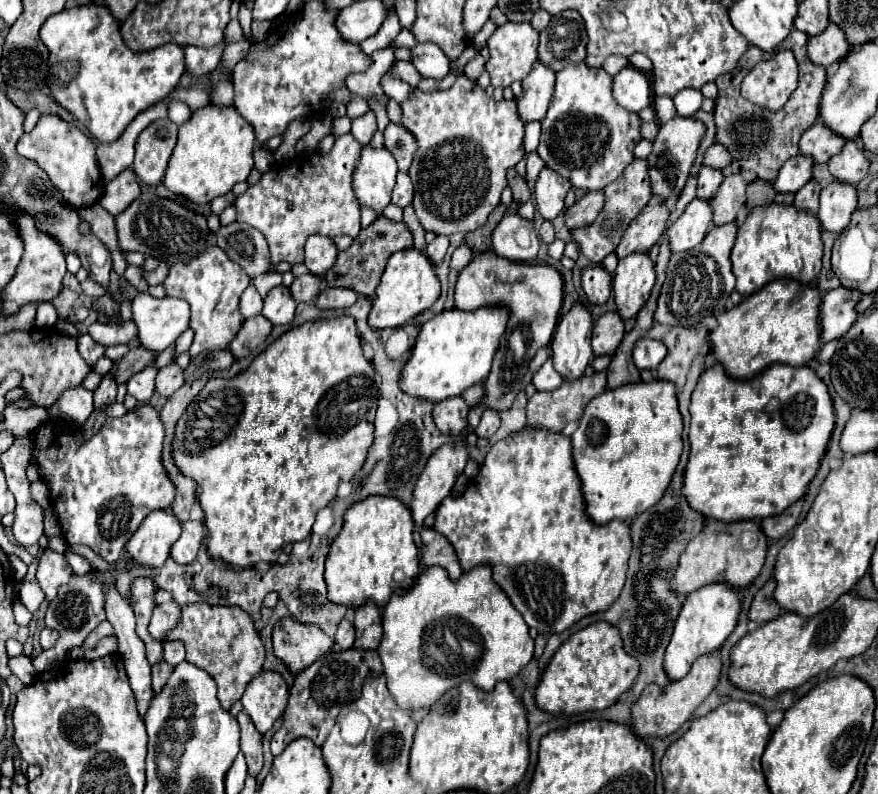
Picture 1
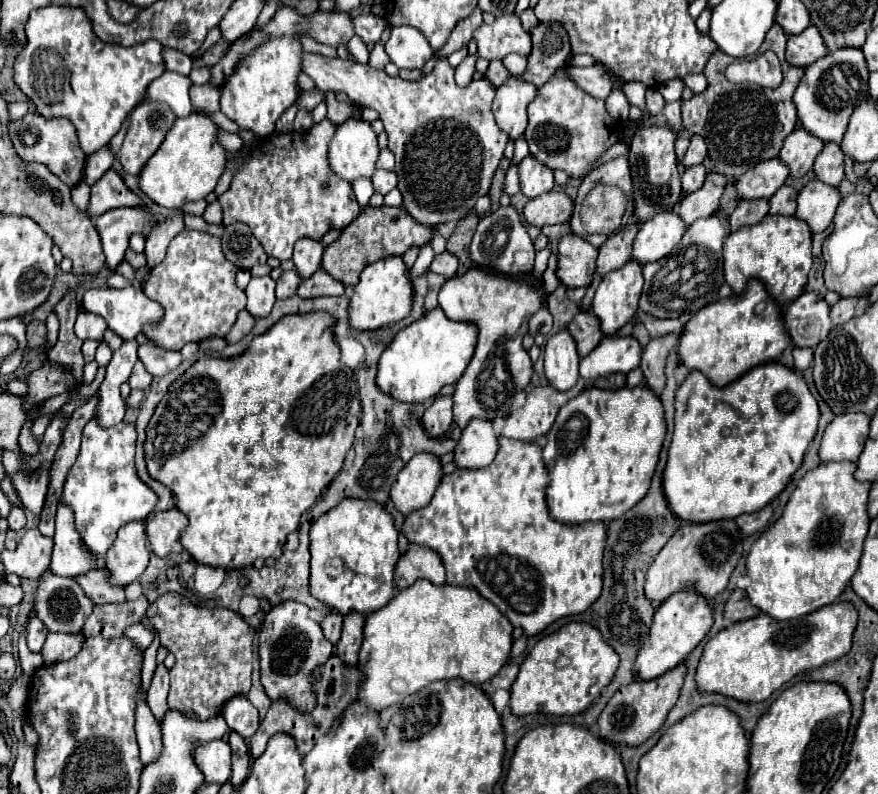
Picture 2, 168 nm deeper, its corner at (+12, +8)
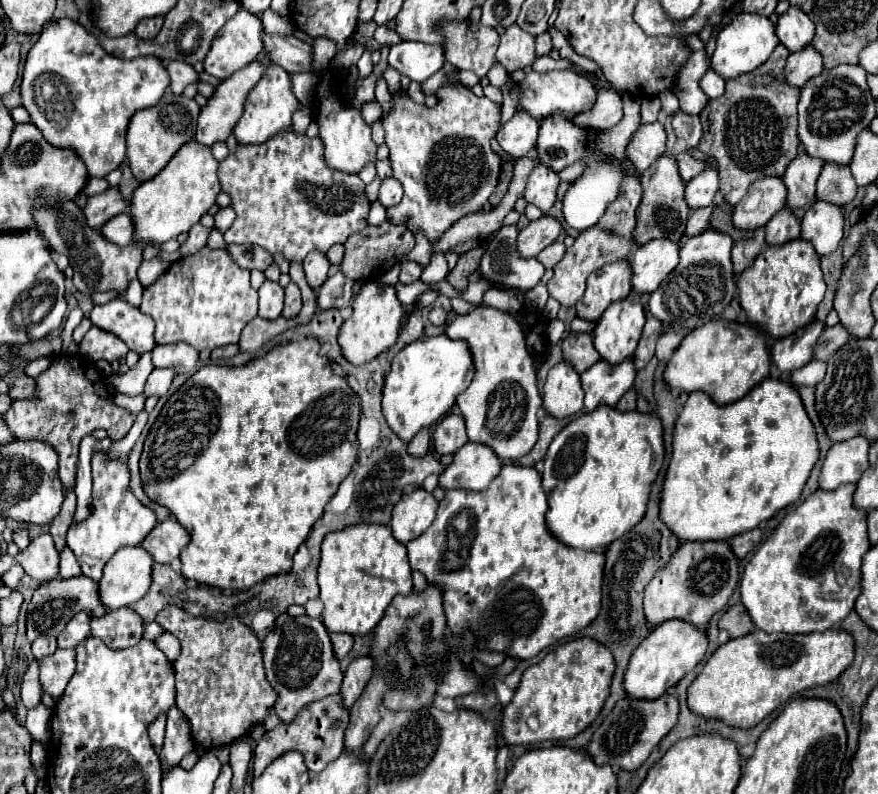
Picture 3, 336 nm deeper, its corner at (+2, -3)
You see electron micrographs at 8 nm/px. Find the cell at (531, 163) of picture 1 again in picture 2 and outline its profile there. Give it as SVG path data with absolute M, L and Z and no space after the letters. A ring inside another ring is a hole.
M509 167L509 171L507 171L507 175L505 175L505 189L503 189L503 193L505 195L515 195L517 191L519 191L519 177L517 177L517 167Z

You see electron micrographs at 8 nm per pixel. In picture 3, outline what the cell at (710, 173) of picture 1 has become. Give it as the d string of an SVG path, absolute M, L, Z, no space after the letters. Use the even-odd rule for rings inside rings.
M709 166L705 172L695 176L685 186L685 200L691 208L703 208L713 204L713 196L719 190L719 176Z

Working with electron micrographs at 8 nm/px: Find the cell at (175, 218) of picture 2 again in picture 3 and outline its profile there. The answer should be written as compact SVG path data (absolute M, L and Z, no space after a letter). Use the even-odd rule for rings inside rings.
M195 224L195 226L189 230L189 236L187 236L187 240L181 244L181 248L179 248L177 252L173 252L173 254L163 254L161 258L163 258L167 264L173 264L173 262L177 262L177 260L181 260L181 258L185 258L185 256L195 254L197 250L201 250L201 248L207 244L207 236L209 236L212 229L213 228L203 228L201 224Z

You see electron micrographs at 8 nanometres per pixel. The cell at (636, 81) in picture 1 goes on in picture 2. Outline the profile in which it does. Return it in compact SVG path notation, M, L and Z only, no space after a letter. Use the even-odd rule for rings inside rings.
M599 63L593 67L571 67L571 65L567 65L565 73L579 89L589 93L591 97L607 99L607 95L613 89L611 75Z

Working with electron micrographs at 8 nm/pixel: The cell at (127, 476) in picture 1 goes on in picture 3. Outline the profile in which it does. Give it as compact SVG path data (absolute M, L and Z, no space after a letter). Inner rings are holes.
M97 450L91 458L91 472L93 472L93 504L91 516L69 528L67 532L67 546L77 556L77 562L83 574L95 582L101 580L105 564L111 556L127 544L141 544L141 540L155 528L157 514L141 504L129 488L129 466L123 458L109 458L107 452Z

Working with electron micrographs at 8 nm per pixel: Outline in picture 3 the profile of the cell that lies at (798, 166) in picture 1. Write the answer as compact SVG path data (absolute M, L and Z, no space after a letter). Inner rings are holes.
M765 176L751 184L733 212L733 224L743 230L765 226L769 218L787 206L787 188L781 178Z

